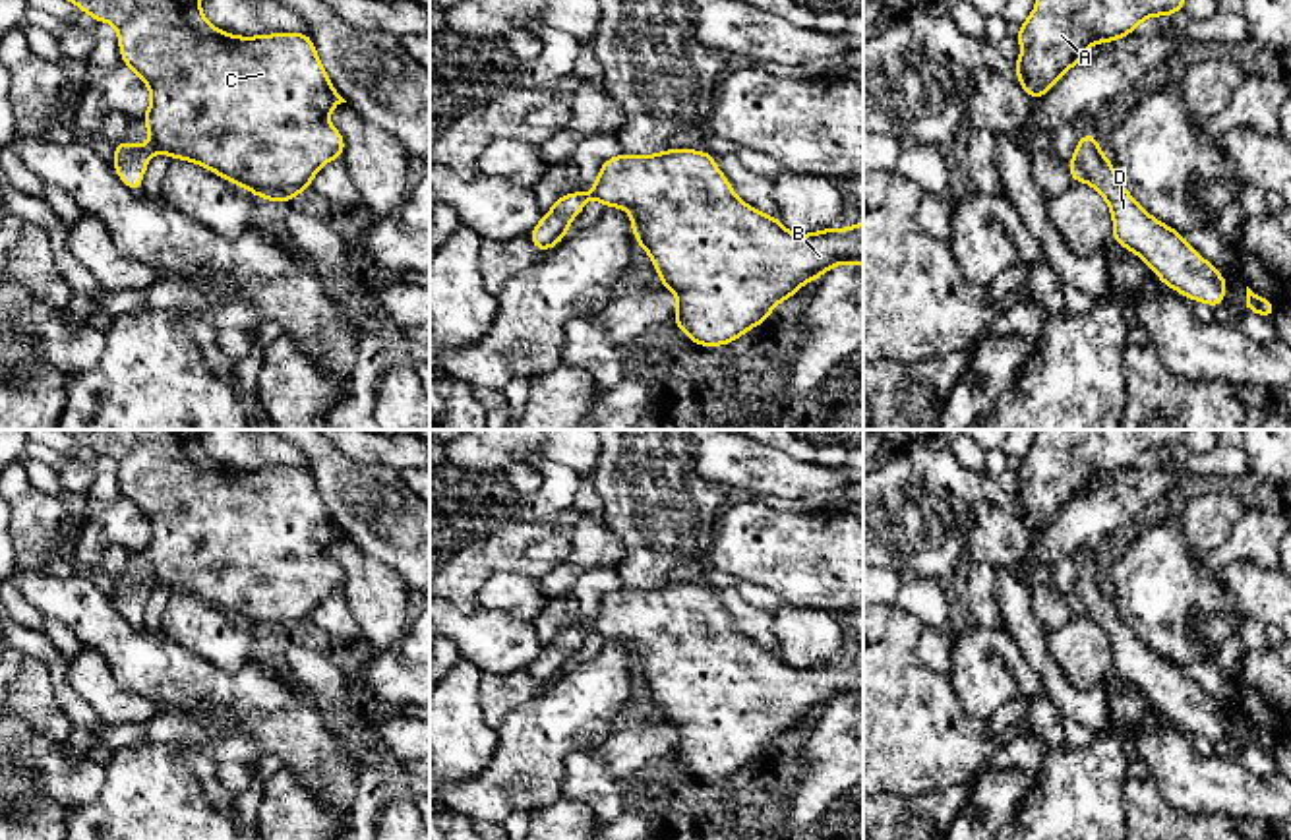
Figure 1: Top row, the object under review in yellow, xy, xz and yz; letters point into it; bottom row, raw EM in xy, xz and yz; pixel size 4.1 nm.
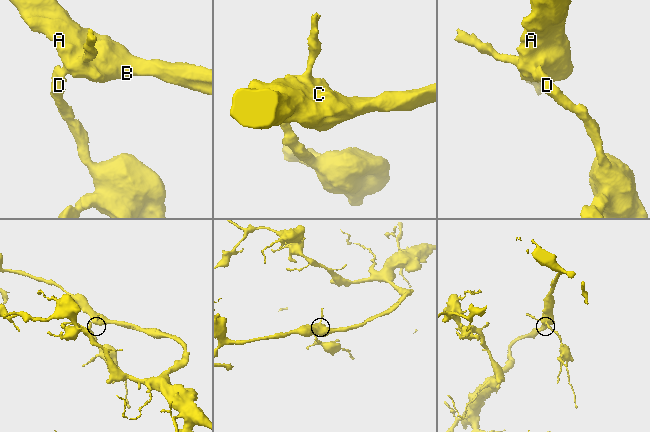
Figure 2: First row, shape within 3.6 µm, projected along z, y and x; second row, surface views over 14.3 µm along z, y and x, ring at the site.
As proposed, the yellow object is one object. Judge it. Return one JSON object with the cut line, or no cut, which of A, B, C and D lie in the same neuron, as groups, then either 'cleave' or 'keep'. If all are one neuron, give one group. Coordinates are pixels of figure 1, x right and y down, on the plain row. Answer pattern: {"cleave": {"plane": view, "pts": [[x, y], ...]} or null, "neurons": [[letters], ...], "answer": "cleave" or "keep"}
{"cleave": null, "neurons": [["A", "B", "C", "D"]], "answer": "keep"}

